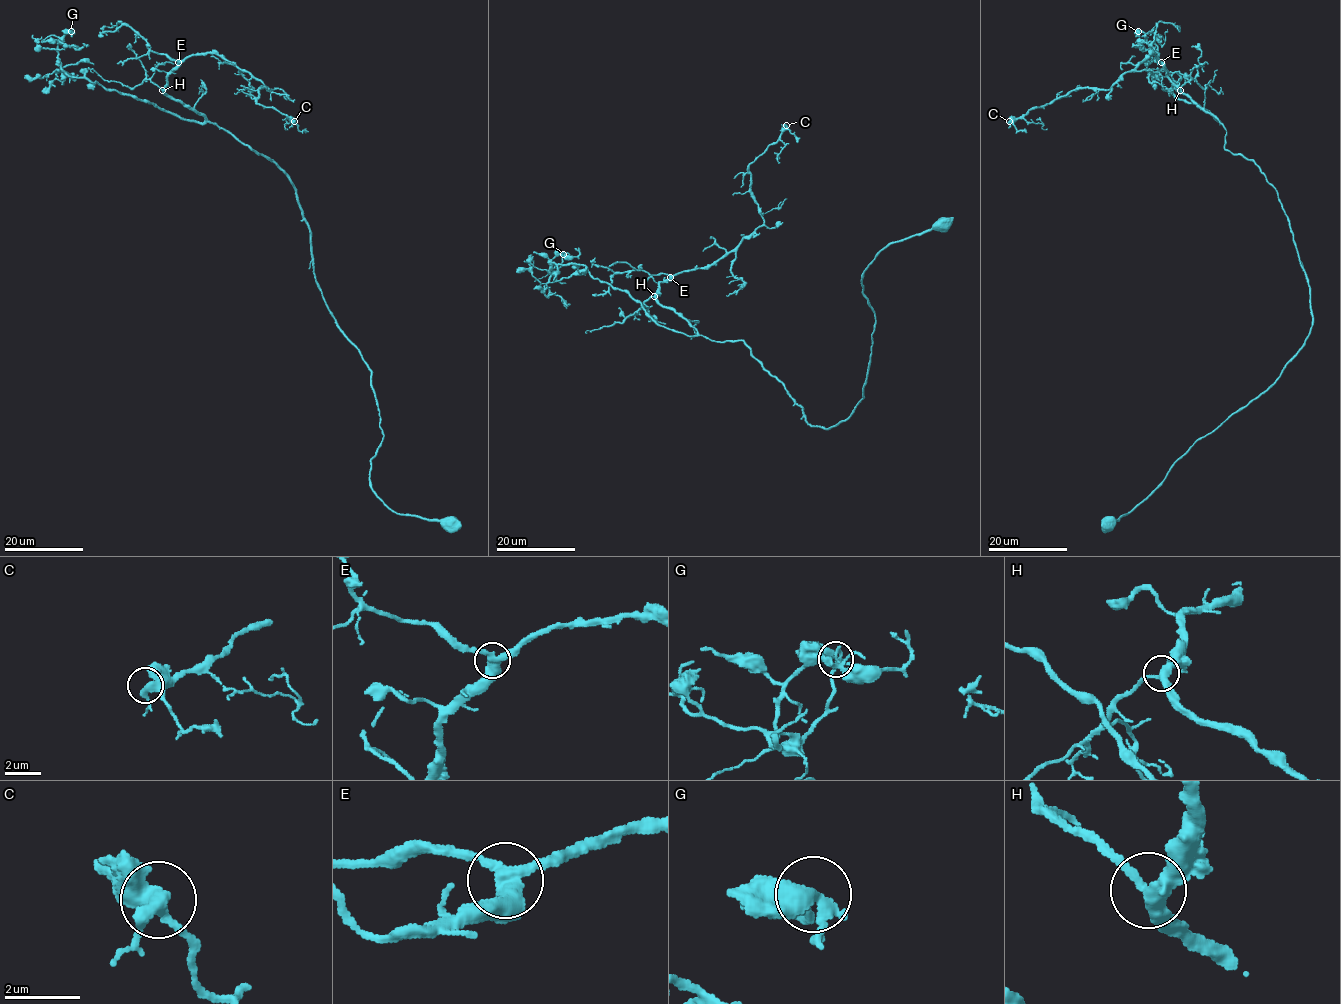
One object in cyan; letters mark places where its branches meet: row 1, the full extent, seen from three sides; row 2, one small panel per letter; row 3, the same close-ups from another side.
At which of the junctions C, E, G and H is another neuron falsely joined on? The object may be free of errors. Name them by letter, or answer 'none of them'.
none of them

